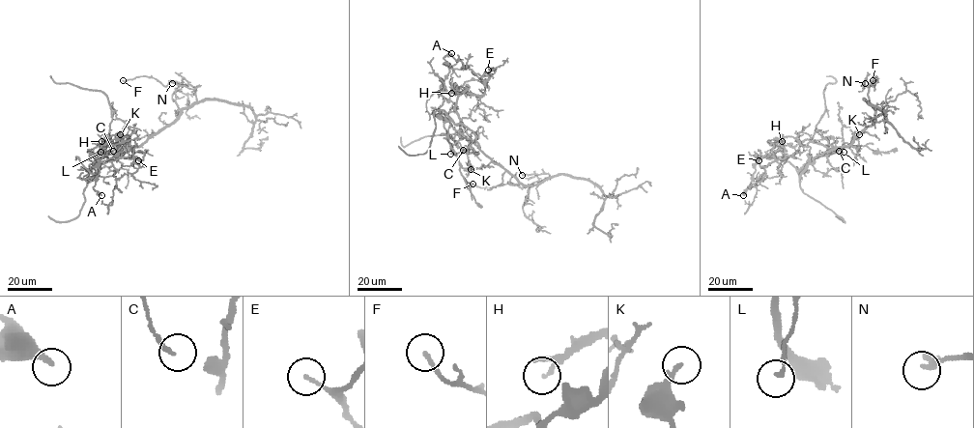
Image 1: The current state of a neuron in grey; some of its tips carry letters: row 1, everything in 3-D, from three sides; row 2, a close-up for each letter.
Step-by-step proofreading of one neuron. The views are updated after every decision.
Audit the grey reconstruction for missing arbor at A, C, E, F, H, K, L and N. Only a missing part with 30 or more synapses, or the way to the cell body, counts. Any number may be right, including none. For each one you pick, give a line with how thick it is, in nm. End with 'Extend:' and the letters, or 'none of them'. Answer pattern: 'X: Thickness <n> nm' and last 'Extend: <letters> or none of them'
Extend: none of them

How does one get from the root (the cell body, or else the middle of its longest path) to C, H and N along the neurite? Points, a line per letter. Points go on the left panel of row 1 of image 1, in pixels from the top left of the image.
C: (151, 136), (139, 146), (124, 148), (114, 156), (105, 155), (97, 162), (94, 157), (100, 152), (113, 151)
H: (151, 136), (130, 148), (121, 148), (111, 142), (117, 146), (123, 144), (128, 136), (120, 134), (101, 141)
N: (151, 136), (167, 127), (184, 108), (196, 100), (195, 88), (199, 86), (190, 89), (172, 83)

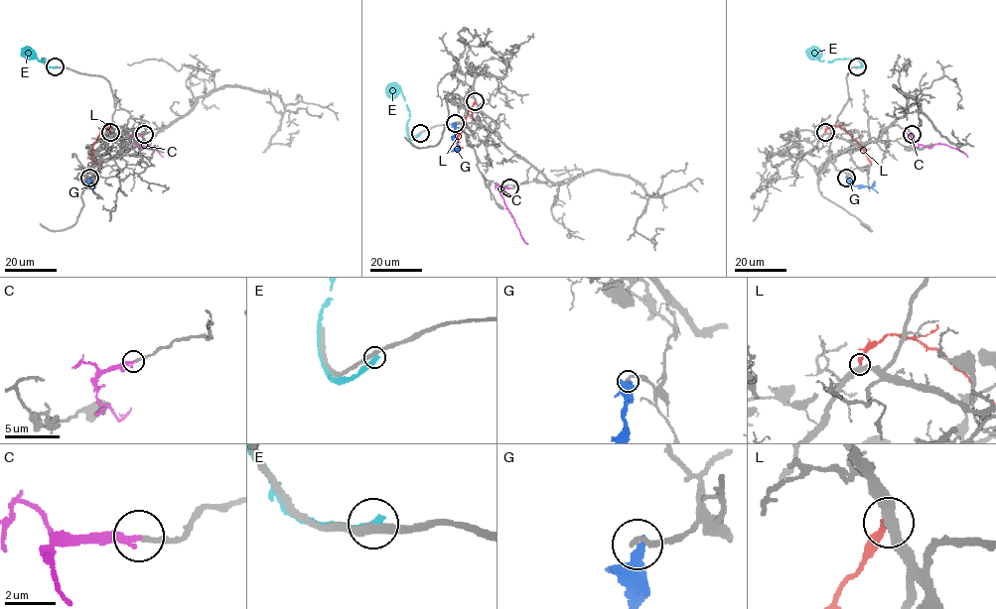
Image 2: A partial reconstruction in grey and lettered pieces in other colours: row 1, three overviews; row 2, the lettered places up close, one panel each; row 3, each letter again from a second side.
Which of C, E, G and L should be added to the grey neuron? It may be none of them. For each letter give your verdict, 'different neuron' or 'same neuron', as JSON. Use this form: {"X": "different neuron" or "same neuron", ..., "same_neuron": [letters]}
{"C": "same neuron", "E": "different neuron", "G": "different neuron", "L": "different neuron", "same_neuron": ["C"]}

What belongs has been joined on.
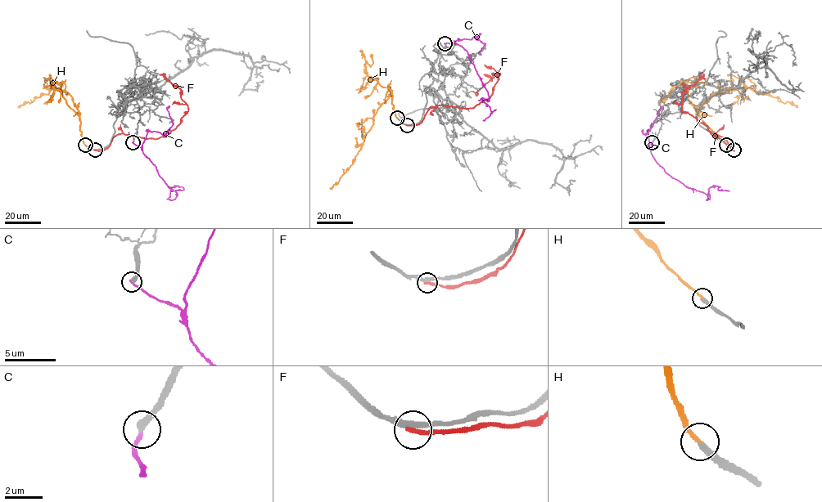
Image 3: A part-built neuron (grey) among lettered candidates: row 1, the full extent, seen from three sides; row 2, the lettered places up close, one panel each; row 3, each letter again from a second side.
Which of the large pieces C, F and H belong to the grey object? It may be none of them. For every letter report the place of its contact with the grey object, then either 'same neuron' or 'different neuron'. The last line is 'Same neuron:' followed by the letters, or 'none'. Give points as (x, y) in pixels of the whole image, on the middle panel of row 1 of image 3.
C: contact (444, 43); different neuron
F: contact (407, 125); different neuron
H: contact (397, 118); same neuron
Same neuron: H

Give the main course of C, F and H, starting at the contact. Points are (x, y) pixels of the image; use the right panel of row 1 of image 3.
C: (652, 142), (654, 160), (673, 178), (708, 194), (706, 200), (708, 189), (714, 186), (729, 191)
F: (733, 150), (724, 138), (715, 133), (716, 139), (707, 127), (682, 110), (682, 95), (701, 77), (699, 75)
H: (726, 144), (699, 116), (698, 107), (715, 92), (749, 88), (759, 94), (769, 94), (797, 107)

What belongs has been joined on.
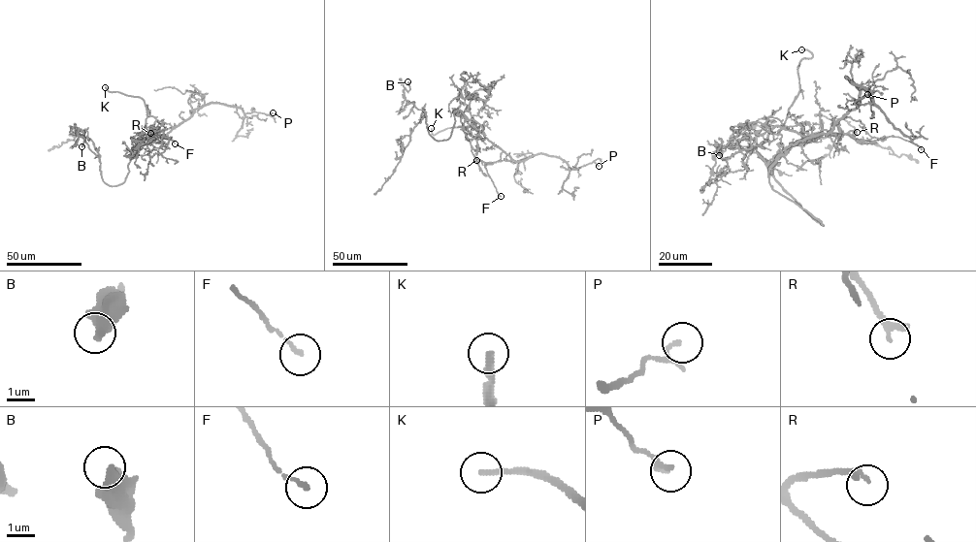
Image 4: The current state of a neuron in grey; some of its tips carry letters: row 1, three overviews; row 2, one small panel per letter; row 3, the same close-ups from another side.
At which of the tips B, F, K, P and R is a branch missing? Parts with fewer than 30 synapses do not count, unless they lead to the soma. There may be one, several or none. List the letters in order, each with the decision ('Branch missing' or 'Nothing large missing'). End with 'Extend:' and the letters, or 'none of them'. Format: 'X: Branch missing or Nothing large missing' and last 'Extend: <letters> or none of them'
B: Nothing large missing
F: Nothing large missing
K: Branch missing
P: Nothing large missing
R: Branch missing
Extend: K, R

